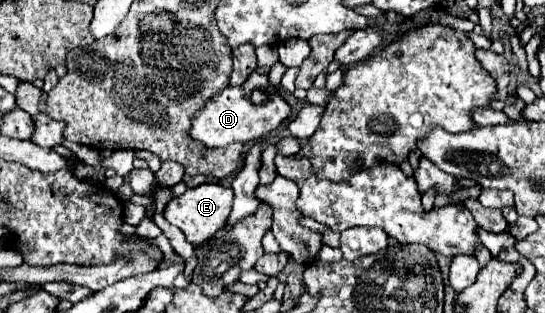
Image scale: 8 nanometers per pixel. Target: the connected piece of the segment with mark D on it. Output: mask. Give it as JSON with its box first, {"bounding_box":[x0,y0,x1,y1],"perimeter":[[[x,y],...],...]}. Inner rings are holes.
{"bounding_box":[189,72,291,148],"perimeter":[[[253,72],[245,84],[241,84],[237,88],[227,86],[223,92],[219,92],[219,96],[211,98],[211,102],[195,116],[189,134],[191,134],[191,138],[203,142],[209,148],[227,146],[233,142],[247,144],[247,142],[253,142],[257,138],[267,136],[273,130],[277,130],[289,116],[291,116],[289,102],[279,94],[279,90],[275,86],[269,84],[267,76]],[[257,88],[259,90],[263,88],[265,92],[269,92],[269,100],[259,104],[259,106],[251,102],[251,92]]]}

